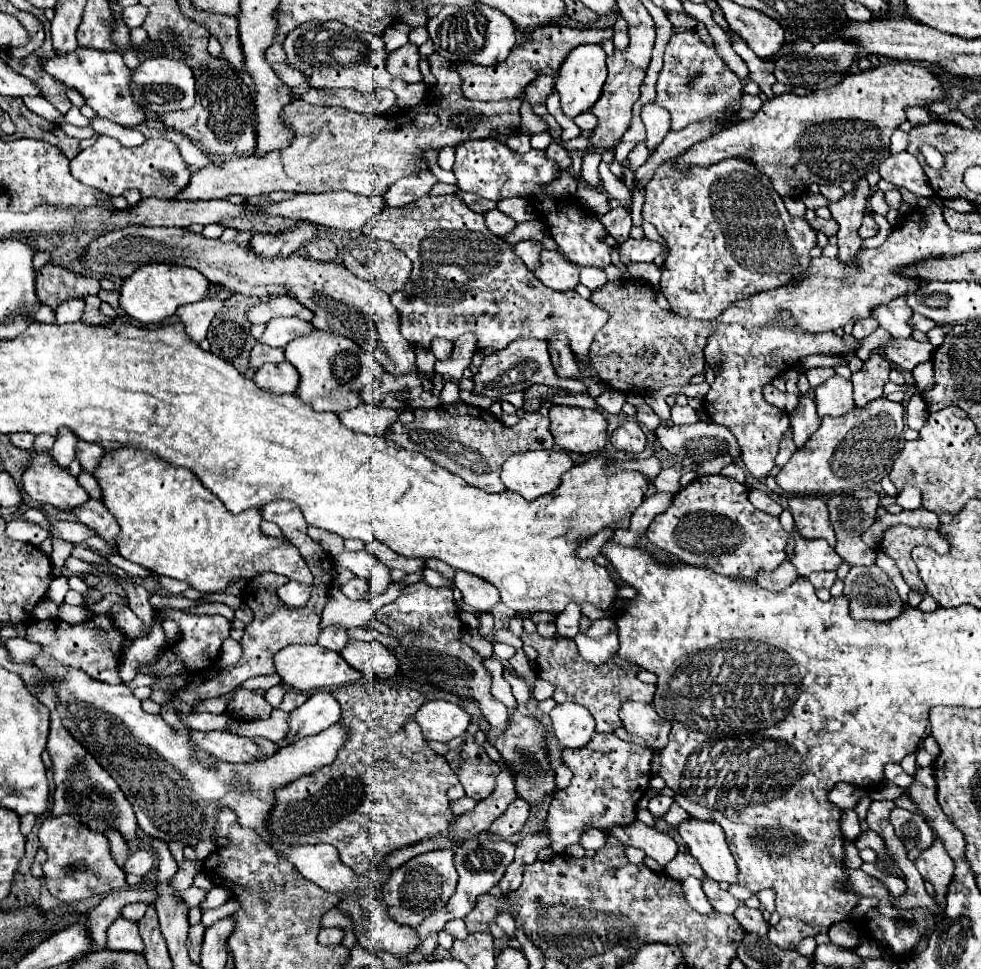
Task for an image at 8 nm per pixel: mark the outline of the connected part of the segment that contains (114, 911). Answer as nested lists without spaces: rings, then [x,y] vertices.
[[[131,887],[109,893],[97,907],[89,911],[89,937],[93,941],[91,951],[99,951],[107,947],[107,929],[109,925],[119,919],[119,911],[129,903],[149,903],[153,905],[157,899],[155,889],[143,889],[143,887]]]

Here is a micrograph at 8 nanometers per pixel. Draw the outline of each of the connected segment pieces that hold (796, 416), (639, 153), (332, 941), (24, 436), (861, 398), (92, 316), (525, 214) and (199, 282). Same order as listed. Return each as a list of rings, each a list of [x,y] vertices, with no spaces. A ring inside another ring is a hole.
[[[809,395],[799,397],[799,405],[789,415],[789,419],[791,419],[791,429],[797,447],[805,445],[807,437],[811,437],[811,433],[815,433],[815,429],[819,429],[821,425],[821,417],[815,411],[815,401]]]
[[[637,143],[637,145],[633,147],[633,151],[629,153],[629,159],[631,159],[631,167],[633,167],[633,171],[635,171],[639,165],[643,165],[643,163],[647,161],[649,155],[651,155],[651,149],[647,147],[647,143]]]
[[[321,929],[319,943],[321,945],[339,945],[343,941],[343,935],[345,935],[343,929]]]
[[[13,433],[9,437],[11,437],[11,443],[15,447],[19,447],[19,449],[33,449],[35,435],[31,435],[31,433]]]
[[[871,353],[859,373],[853,373],[853,391],[855,391],[855,407],[861,409],[869,401],[883,397],[883,387],[889,381],[891,363],[879,353]]]
[[[85,297],[85,313],[83,313],[83,319],[81,321],[83,323],[89,323],[89,325],[101,325],[107,319],[113,321],[113,317],[107,317],[107,315],[101,313],[99,305],[101,305],[99,297]]]
[[[511,197],[511,199],[503,199],[497,203],[497,209],[501,213],[505,213],[507,217],[511,217],[513,221],[517,223],[523,223],[523,221],[531,221],[535,219],[535,211],[531,207],[531,203],[523,197]]]
[[[153,263],[139,267],[131,277],[125,279],[125,283],[119,289],[121,291],[119,305],[129,317],[137,319],[139,323],[151,325],[171,317],[177,311],[177,307],[203,299],[207,295],[207,289],[209,281],[197,269],[187,269],[169,263]]]

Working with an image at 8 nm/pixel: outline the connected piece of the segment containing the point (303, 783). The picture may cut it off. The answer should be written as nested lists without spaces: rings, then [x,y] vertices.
[[[369,681],[343,685],[339,689],[333,689],[331,695],[341,705],[339,721],[343,725],[349,725],[349,737],[331,765],[325,765],[317,773],[301,777],[299,781],[277,789],[271,831],[283,841],[335,845],[341,861],[349,865],[355,873],[369,877],[377,893],[381,893],[383,881],[389,877],[389,871],[383,869],[379,873],[371,873],[371,865],[383,863],[385,855],[395,849],[419,843],[423,839],[433,839],[443,833],[443,829],[451,825],[451,817],[455,817],[449,811],[447,789],[457,785],[459,779],[445,761],[445,757],[437,755],[423,741],[423,737],[419,737],[419,725],[411,721],[413,713],[417,713],[419,707],[425,703],[423,693],[409,687],[391,687],[385,681]]]

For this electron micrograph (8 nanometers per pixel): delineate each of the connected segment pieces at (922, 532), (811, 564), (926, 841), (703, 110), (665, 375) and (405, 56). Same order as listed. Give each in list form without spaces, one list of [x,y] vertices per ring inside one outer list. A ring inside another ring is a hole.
[[[893,525],[883,533],[881,539],[881,549],[895,559],[897,567],[901,569],[907,585],[913,589],[921,589],[923,593],[923,583],[919,581],[919,573],[915,569],[915,563],[911,559],[911,549],[917,545],[931,547],[937,553],[947,553],[949,545],[931,529],[921,529],[921,527],[907,527],[907,525]]]
[[[795,531],[795,557],[793,565],[801,577],[809,577],[813,571],[837,571],[843,559],[827,541],[803,541]]]
[[[895,807],[891,811],[891,825],[895,827],[895,833],[903,841],[907,851],[913,851],[913,849],[923,851],[933,845],[933,831],[917,813]]]
[[[697,31],[675,33],[665,49],[665,63],[657,79],[657,99],[655,103],[671,113],[671,131],[679,131],[693,121],[701,121],[709,115],[721,115],[725,109],[737,109],[743,85],[739,77],[727,69],[723,59],[719,59],[715,47],[701,43]],[[699,73],[699,81],[691,85],[691,77]]]
[[[641,279],[607,281],[601,289],[591,291],[591,301],[595,305],[603,305],[603,309],[607,309],[609,321],[595,335],[585,363],[577,355],[573,355],[583,377],[599,379],[607,387],[613,387],[625,395],[629,395],[629,393],[647,395],[647,393],[657,391],[667,385],[689,385],[693,375],[705,371],[703,349],[707,345],[707,339],[713,335],[713,329],[711,329],[713,325],[711,323],[707,325],[707,323],[701,323],[695,319],[685,319],[685,317],[675,315],[669,309],[661,309],[657,305],[657,287],[655,285],[641,281]]]
[[[407,43],[387,55],[387,71],[407,83],[423,81],[419,71],[419,51],[415,43]]]

